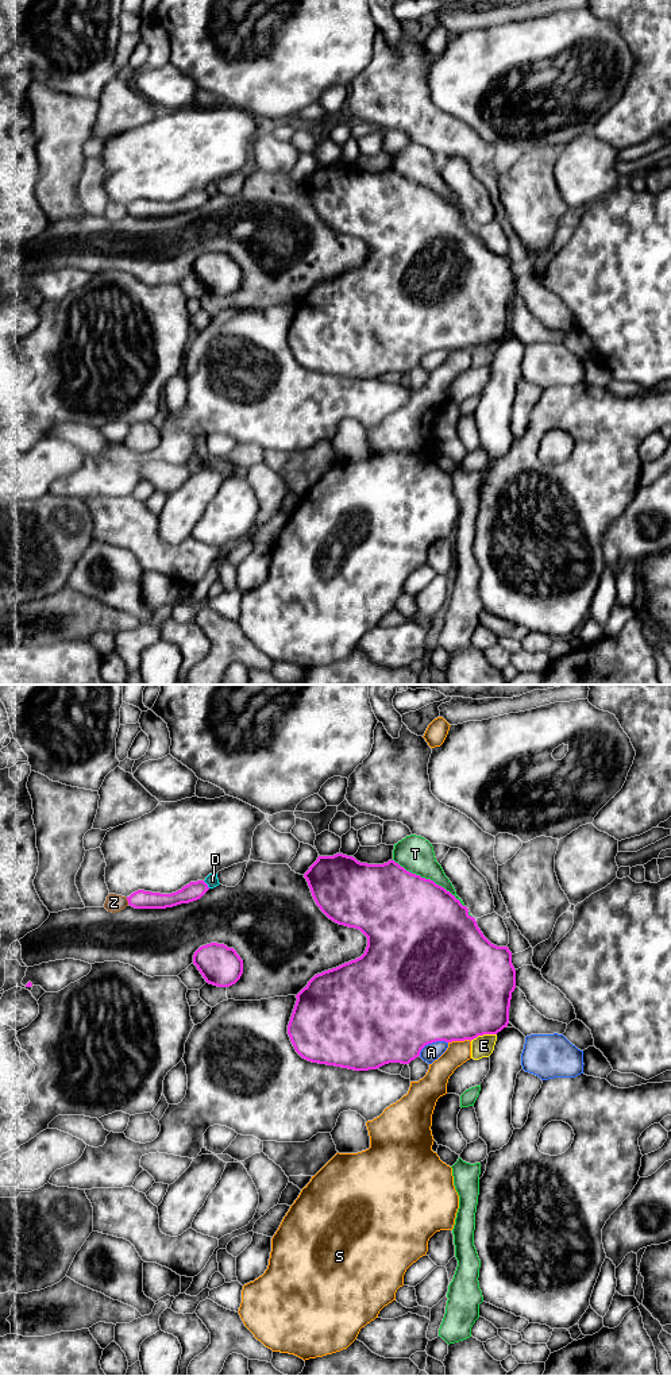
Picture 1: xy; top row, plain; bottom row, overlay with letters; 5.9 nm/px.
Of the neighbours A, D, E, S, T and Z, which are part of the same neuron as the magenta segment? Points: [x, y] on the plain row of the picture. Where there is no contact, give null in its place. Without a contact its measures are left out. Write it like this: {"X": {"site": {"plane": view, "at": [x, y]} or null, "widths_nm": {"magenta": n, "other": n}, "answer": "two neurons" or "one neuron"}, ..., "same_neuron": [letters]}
{"A": {"site": {"plane": "xy", "at": [431, 351]}, "widths_nm": {"magenta": 500, "other": 110}, "answer": "two neurons"}, "D": {"site": {"plane": "xy", "at": [207, 193]}, "widths_nm": {"magenta": 110, "other": 70}, "answer": "two neurons"}, "E": {"site": {"plane": "xy", "at": [482, 343]}, "widths_nm": {"magenta": 500, "other": 130}, "answer": "two neurons"}, "S": {"site": {"plane": "xy", "at": [459, 349]}, "widths_nm": {"magenta": 500, "other": 140}, "answer": "two neurons"}, "T": {"site": {"plane": "xy", "at": [430, 188]}, "widths_nm": {"magenta": 500, "other": 220}, "answer": "two neurons"}, "Z": {"site": {"plane": "xy", "at": [127, 208]}, "widths_nm": {"magenta": 110, "other": 100}, "answer": "two neurons"}, "same_neuron": []}

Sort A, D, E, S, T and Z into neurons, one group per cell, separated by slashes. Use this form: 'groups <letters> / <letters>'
groups A / D / E / S / T / Z

